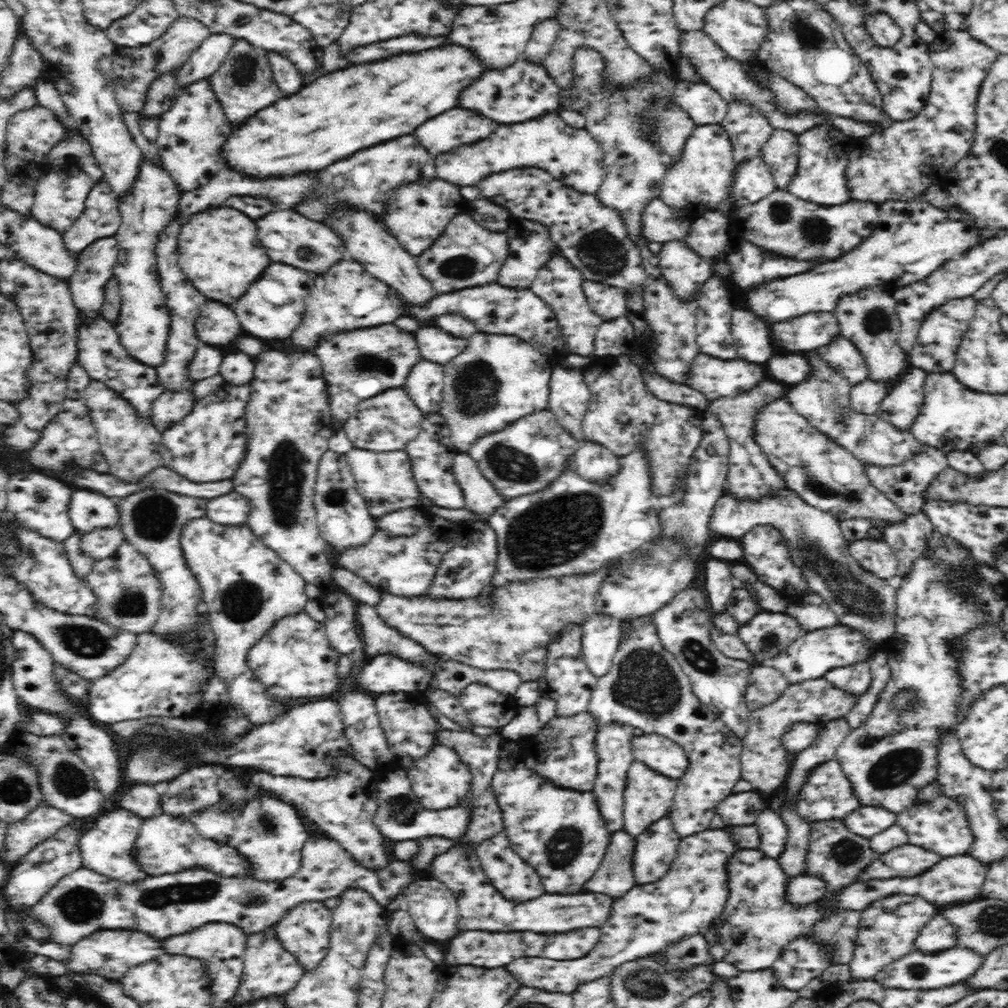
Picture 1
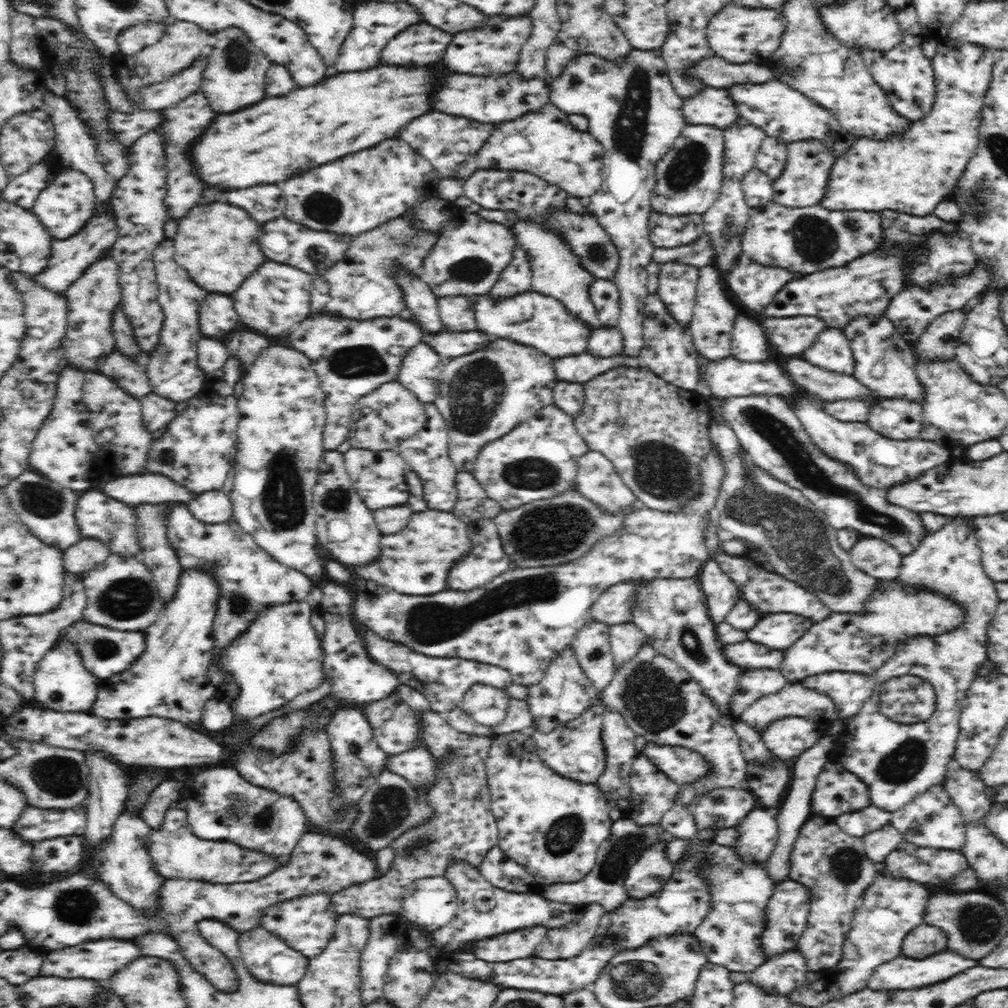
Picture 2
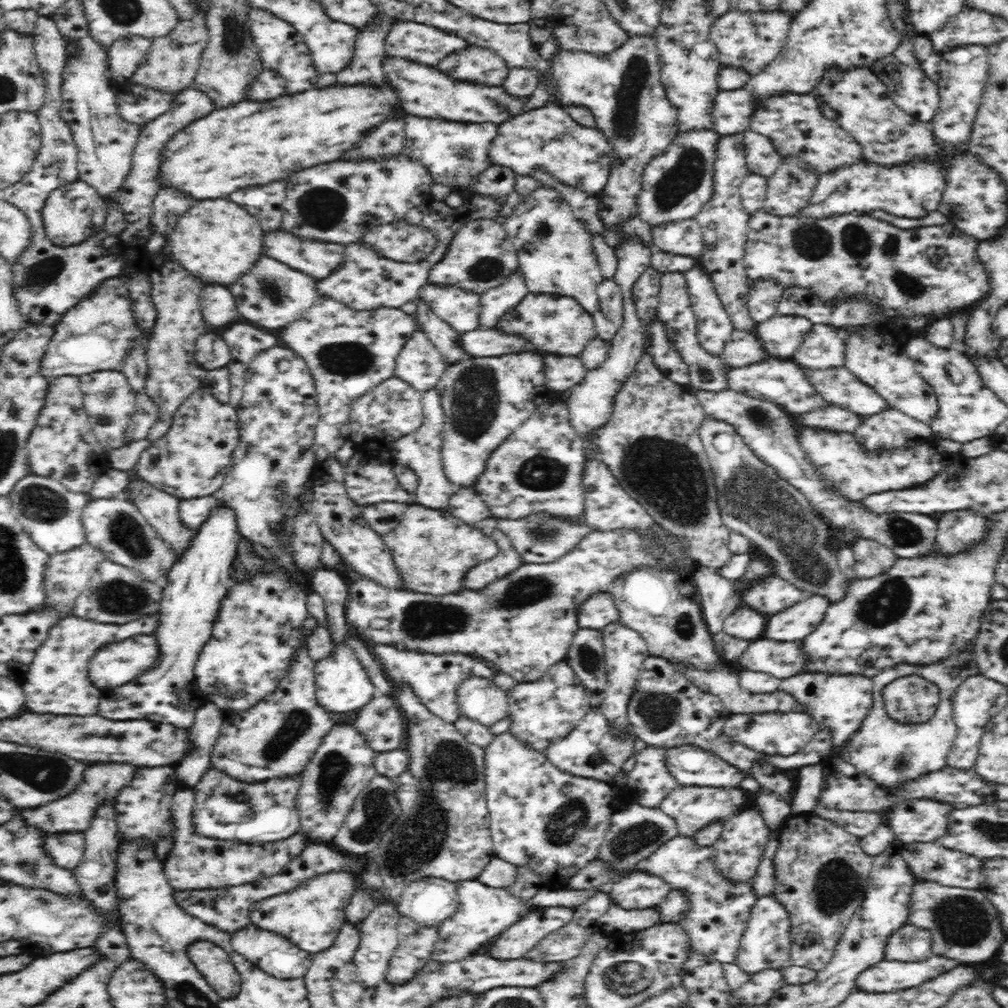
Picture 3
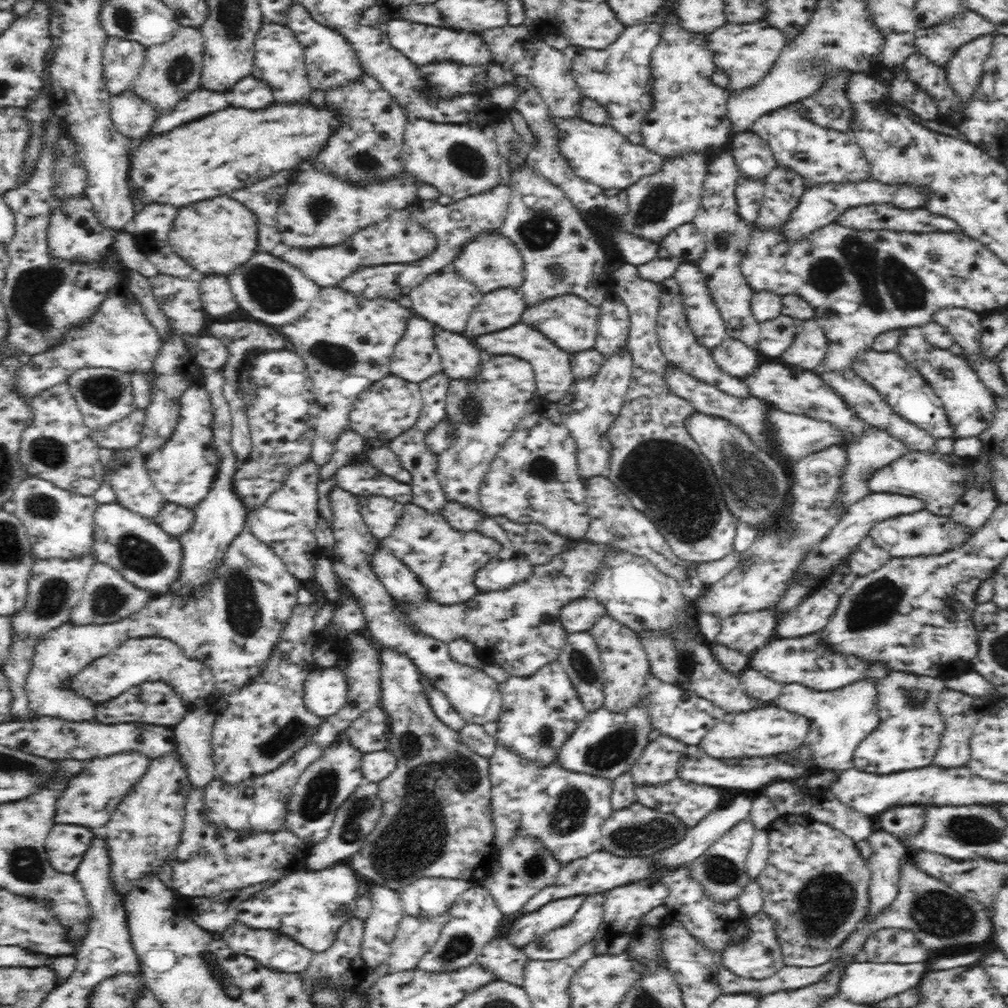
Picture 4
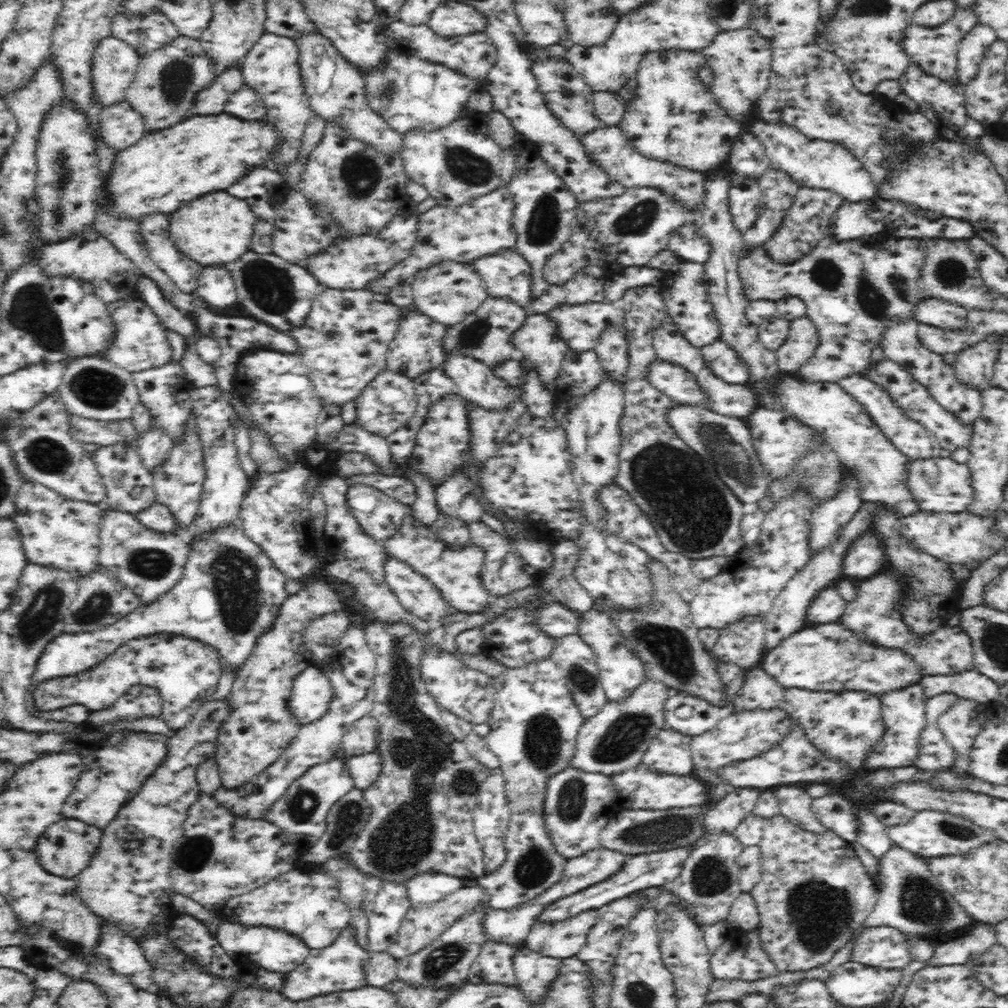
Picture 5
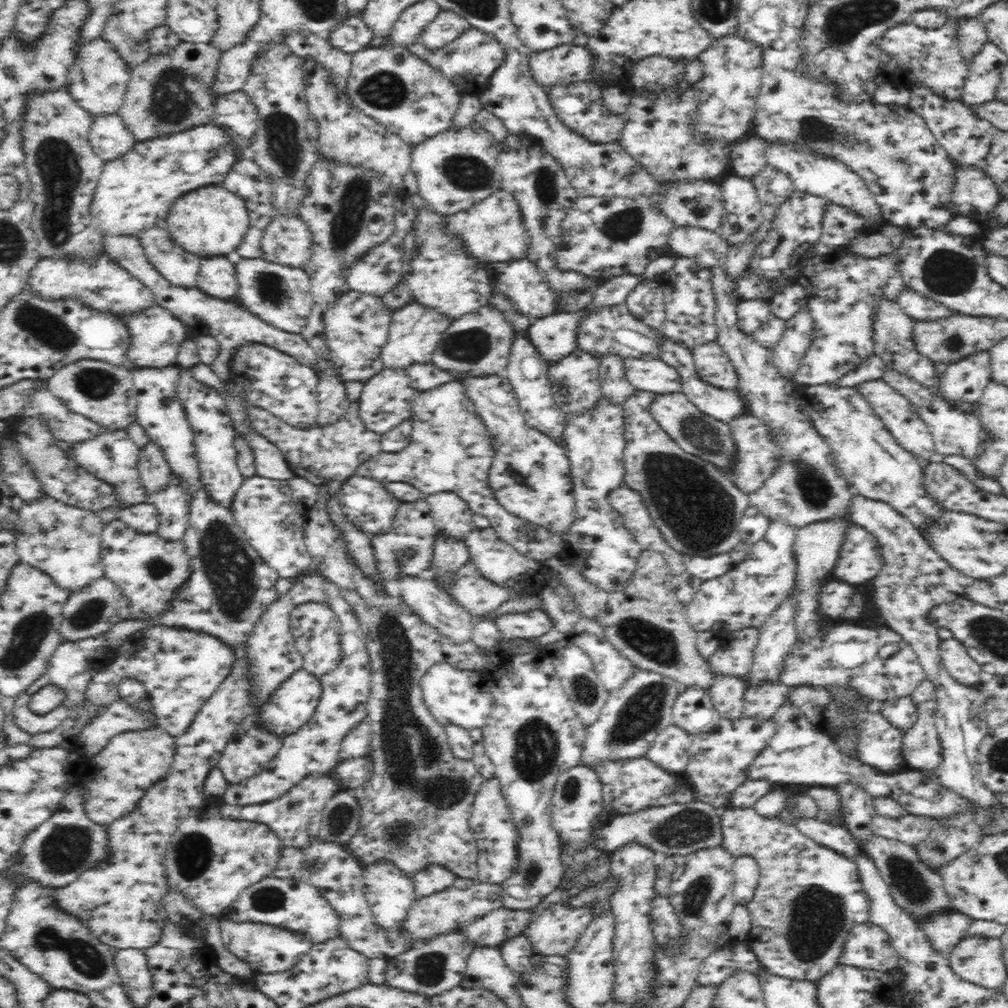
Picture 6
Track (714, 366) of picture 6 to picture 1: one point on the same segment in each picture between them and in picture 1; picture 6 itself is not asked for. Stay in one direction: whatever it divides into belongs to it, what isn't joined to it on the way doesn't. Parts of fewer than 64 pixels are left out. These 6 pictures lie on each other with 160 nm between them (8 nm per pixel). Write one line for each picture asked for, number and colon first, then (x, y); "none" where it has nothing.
1: (753, 335)
2: (749, 342)
3: (743, 348)
4: (733, 356)
5: (725, 363)

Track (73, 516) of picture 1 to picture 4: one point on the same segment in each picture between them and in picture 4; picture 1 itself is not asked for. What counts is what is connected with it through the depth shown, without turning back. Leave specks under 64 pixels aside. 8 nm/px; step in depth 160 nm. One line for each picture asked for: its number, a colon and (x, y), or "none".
2: (99, 516)
3: (115, 526)
4: (148, 557)

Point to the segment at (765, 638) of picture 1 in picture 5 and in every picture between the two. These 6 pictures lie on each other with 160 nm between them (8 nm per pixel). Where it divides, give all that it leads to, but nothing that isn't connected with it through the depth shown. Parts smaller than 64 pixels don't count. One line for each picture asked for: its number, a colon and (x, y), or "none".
2: (778, 631)
3: (794, 623)
4: (814, 613)
5: (828, 607)

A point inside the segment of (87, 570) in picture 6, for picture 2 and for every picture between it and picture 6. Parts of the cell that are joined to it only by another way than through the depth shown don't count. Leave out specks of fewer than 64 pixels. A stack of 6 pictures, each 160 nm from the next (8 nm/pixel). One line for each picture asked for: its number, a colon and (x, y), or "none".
2: (47, 509)
3: (50, 513)
4: (60, 523)
5: (57, 532)

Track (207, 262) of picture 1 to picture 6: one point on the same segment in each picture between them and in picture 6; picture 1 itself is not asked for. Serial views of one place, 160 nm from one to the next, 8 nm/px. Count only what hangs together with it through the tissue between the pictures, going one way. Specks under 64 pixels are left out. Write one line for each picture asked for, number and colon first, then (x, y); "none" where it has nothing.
2: (217, 244)
3: (216, 240)
4: (215, 236)
5: (215, 229)
6: (211, 221)

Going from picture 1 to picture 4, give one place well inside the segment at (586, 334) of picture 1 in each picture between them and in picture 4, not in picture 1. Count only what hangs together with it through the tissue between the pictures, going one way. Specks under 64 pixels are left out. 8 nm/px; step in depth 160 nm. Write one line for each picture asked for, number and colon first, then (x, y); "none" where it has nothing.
2: (557, 272)
3: (555, 253)
4: (549, 233)

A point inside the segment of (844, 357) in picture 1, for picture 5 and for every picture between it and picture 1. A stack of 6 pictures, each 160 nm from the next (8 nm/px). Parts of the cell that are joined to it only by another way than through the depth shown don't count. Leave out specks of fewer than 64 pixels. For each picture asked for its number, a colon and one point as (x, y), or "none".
2: (832, 350)
3: (823, 348)
4: (809, 346)
5: (800, 344)

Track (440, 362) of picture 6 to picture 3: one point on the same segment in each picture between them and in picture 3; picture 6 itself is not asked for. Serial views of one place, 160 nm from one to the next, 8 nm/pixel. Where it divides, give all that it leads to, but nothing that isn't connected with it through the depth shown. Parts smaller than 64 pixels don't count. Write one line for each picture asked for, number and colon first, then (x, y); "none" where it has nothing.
3: (494, 303)
4: (502, 308)
5: (485, 335)

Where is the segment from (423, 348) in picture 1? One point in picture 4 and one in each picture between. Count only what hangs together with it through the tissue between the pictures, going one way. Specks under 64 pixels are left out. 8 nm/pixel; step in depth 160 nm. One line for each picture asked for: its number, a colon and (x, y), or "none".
2: (451, 344)
3: (482, 343)
4: (552, 368)

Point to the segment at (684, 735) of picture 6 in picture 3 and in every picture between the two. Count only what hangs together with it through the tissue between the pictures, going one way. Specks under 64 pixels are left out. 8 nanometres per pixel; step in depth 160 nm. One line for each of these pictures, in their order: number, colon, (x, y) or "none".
3: (649, 782)
4: (658, 763)
5: (669, 753)

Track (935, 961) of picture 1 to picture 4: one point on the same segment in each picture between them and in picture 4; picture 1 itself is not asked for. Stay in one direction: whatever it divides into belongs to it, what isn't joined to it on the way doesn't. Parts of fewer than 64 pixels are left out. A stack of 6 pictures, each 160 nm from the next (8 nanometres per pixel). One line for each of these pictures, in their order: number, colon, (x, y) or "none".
2: (901, 973)
3: (887, 976)
4: (862, 982)

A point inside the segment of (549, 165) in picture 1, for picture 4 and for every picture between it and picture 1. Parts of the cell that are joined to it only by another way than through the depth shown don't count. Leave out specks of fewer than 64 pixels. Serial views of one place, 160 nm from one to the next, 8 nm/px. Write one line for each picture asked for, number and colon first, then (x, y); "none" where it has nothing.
2: (543, 142)
3: (547, 137)
4: (598, 153)

